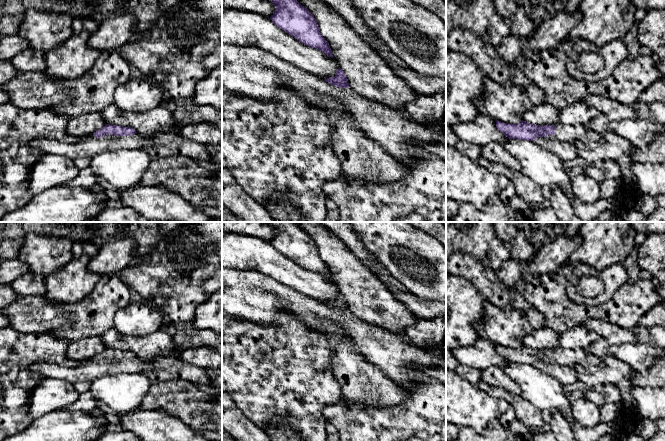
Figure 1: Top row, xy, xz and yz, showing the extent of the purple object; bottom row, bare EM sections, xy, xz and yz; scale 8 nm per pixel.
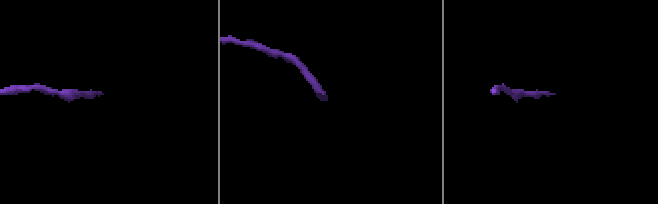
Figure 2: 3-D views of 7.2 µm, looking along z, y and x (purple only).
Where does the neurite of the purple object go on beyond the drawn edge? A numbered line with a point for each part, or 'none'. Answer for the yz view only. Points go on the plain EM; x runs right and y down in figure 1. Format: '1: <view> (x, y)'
1: yz (575, 357)

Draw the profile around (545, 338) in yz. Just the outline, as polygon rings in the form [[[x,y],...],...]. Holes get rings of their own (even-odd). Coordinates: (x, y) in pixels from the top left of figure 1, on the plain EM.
[[[542,328],[528,332],[522,344],[533,349],[555,349],[558,347],[560,334],[549,328]]]

